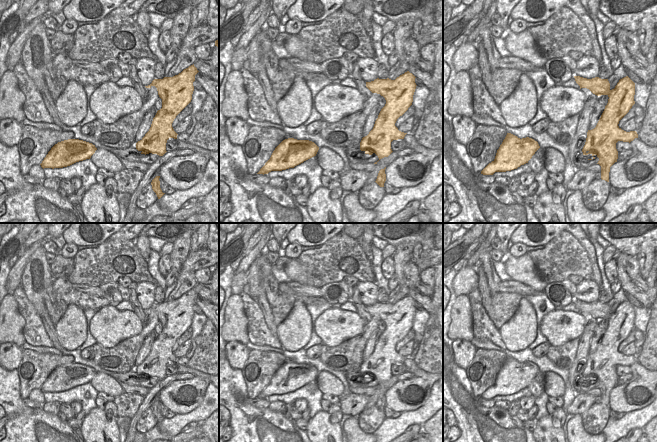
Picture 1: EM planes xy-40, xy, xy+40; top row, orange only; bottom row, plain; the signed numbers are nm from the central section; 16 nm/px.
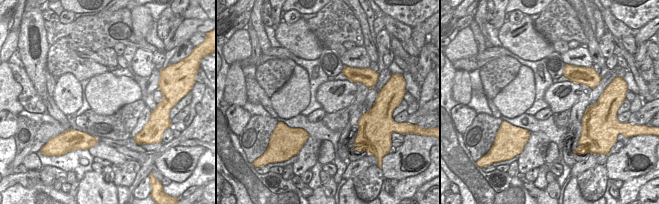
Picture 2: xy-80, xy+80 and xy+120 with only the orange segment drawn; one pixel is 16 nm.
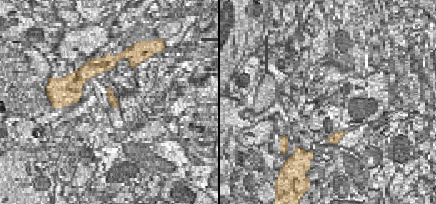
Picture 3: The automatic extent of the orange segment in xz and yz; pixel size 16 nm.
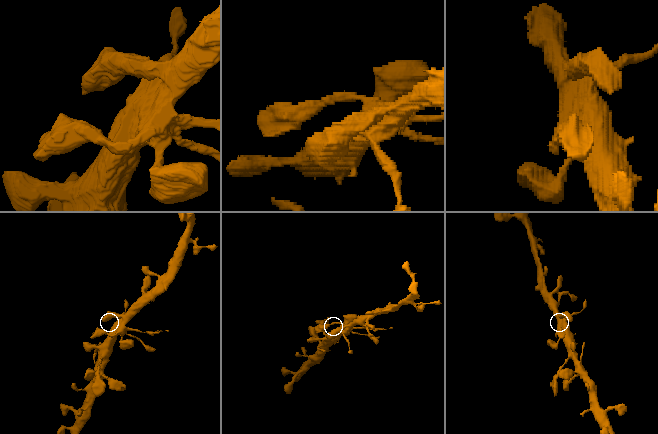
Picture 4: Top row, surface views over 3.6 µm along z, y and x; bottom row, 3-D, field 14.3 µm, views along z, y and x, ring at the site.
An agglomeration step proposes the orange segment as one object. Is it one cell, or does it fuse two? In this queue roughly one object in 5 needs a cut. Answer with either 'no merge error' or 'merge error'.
no merge error

